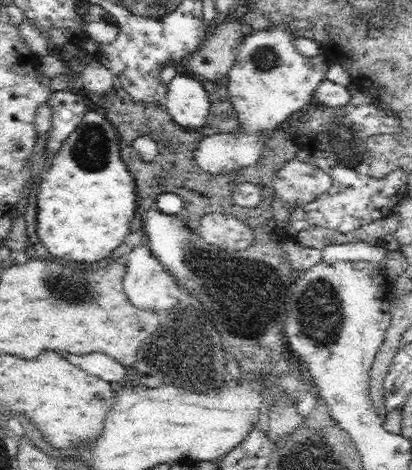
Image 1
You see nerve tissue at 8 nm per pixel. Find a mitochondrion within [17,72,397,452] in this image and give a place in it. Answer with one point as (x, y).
(246, 308)

